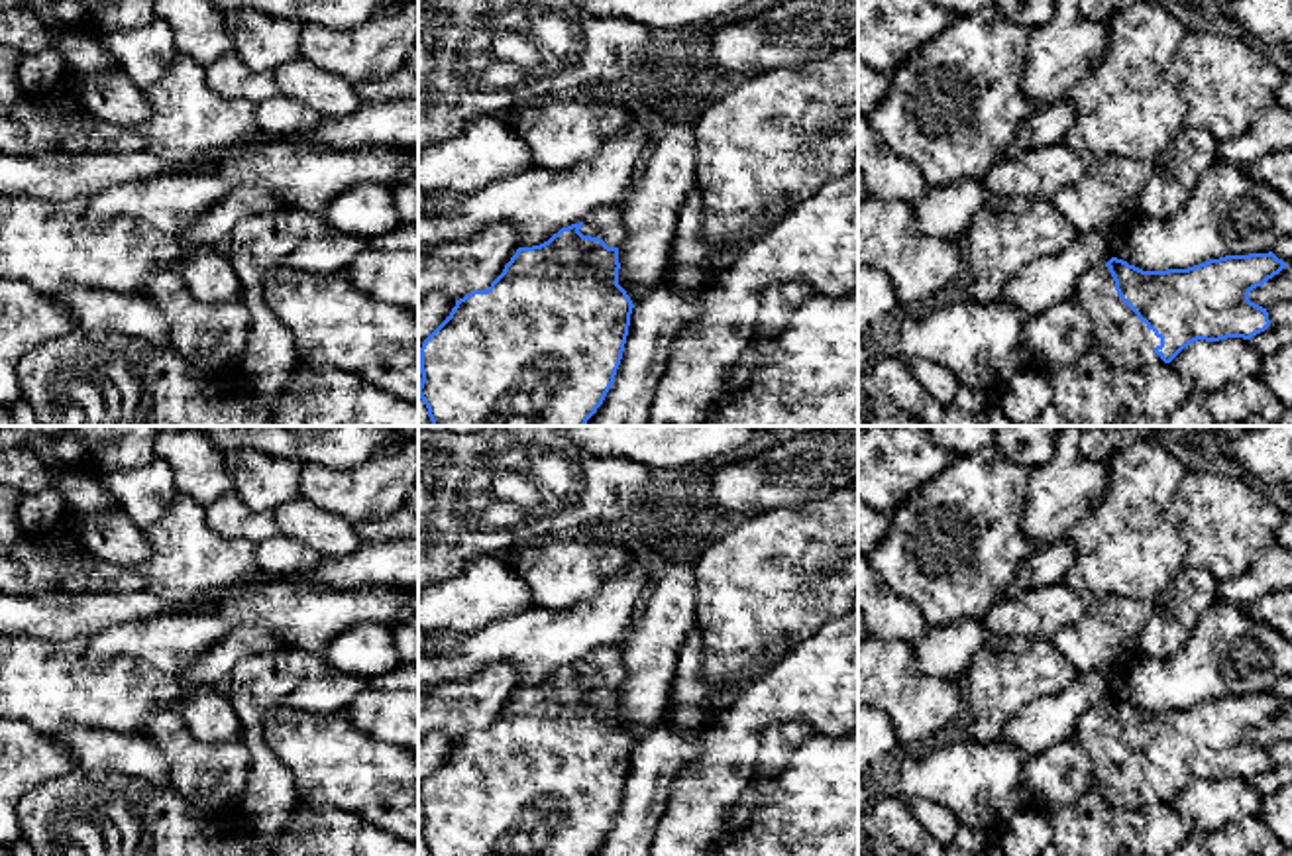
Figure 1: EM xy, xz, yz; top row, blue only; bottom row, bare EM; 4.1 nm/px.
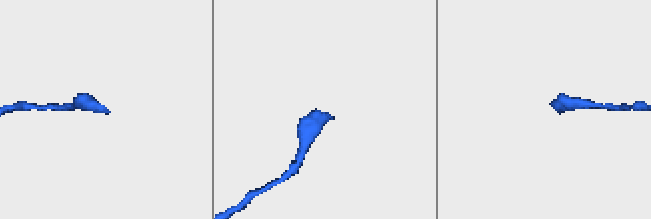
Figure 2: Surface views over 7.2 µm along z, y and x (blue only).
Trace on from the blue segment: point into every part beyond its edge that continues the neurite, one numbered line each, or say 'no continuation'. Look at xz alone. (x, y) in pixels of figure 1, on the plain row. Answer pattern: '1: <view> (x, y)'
1: xz (607, 664)

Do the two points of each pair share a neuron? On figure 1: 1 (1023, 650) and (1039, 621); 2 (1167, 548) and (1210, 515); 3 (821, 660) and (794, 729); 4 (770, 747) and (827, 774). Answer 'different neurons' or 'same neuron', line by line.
1: different neurons
2: different neurons
3: different neurons
4: different neurons

